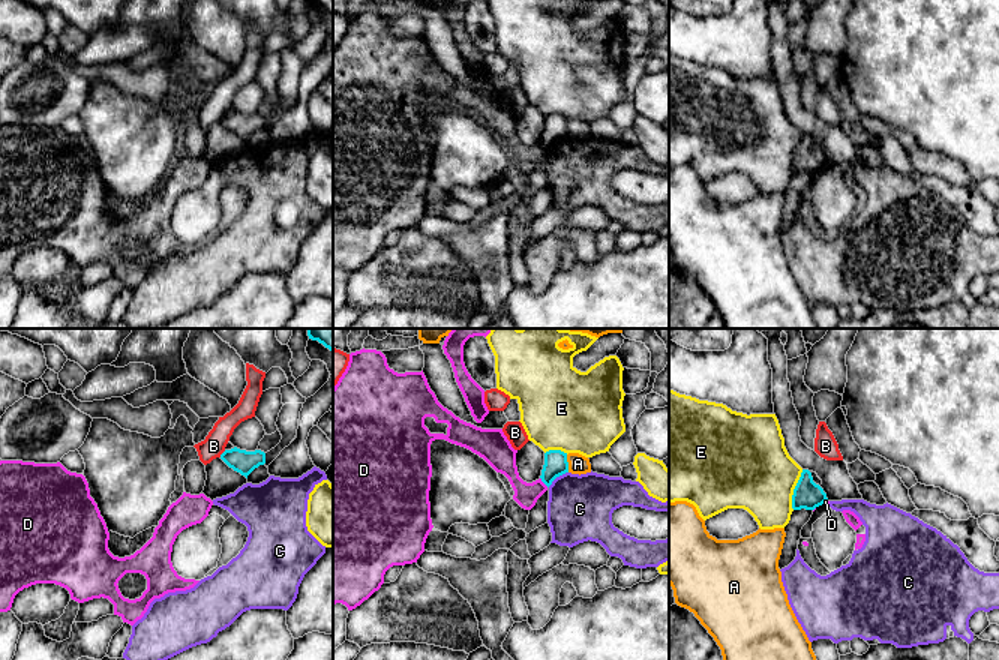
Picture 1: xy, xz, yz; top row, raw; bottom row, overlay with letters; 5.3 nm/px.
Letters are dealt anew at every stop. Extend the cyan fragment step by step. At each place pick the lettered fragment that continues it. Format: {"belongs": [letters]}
{"belongs": []}

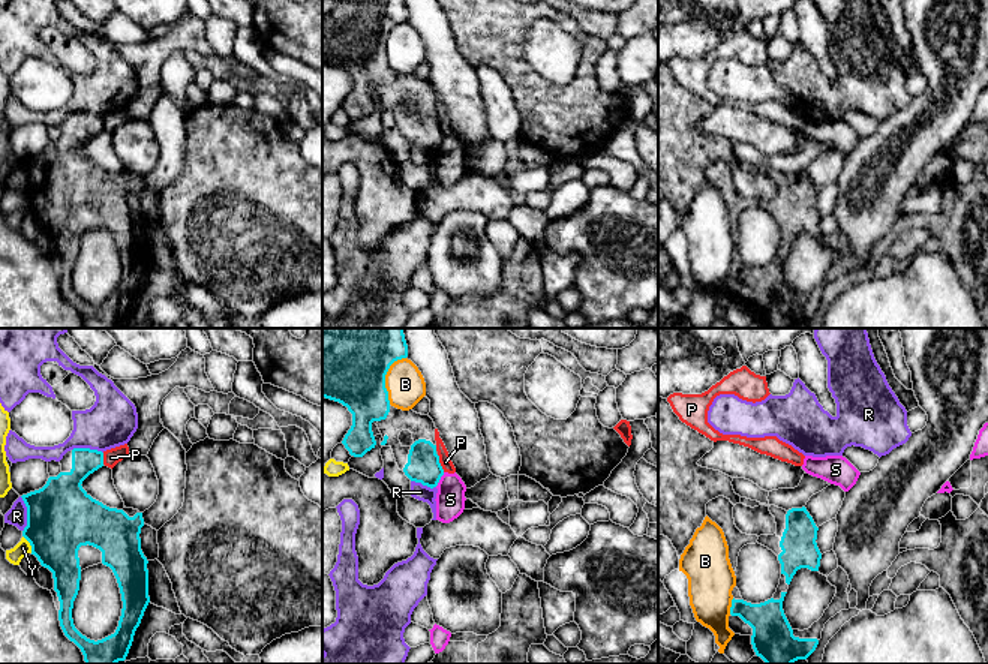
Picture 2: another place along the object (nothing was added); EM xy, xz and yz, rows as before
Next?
{"belongs": []}

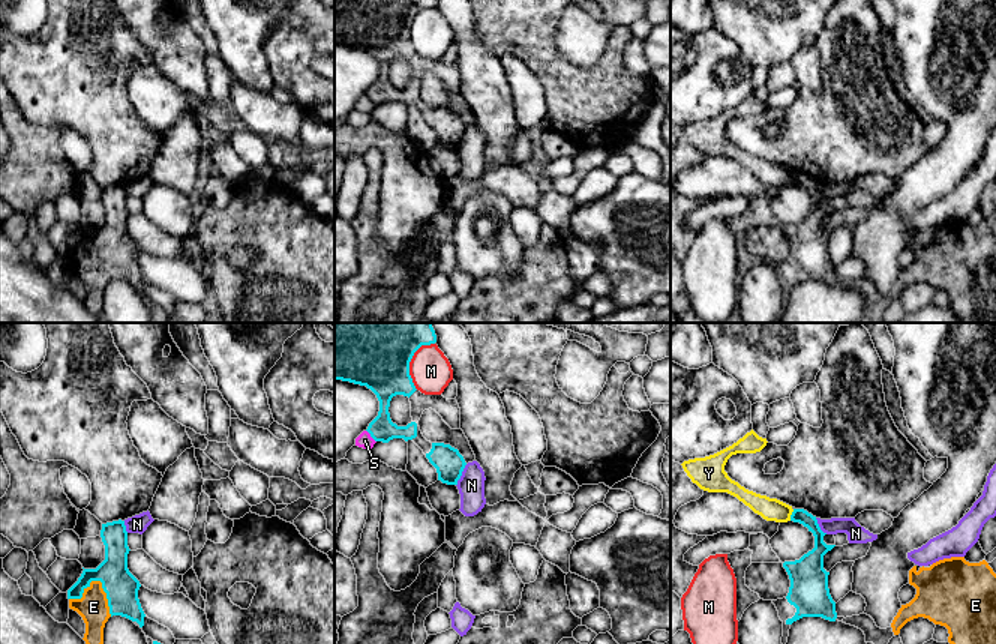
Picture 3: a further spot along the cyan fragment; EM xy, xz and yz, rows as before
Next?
{"belongs": ["E"]}

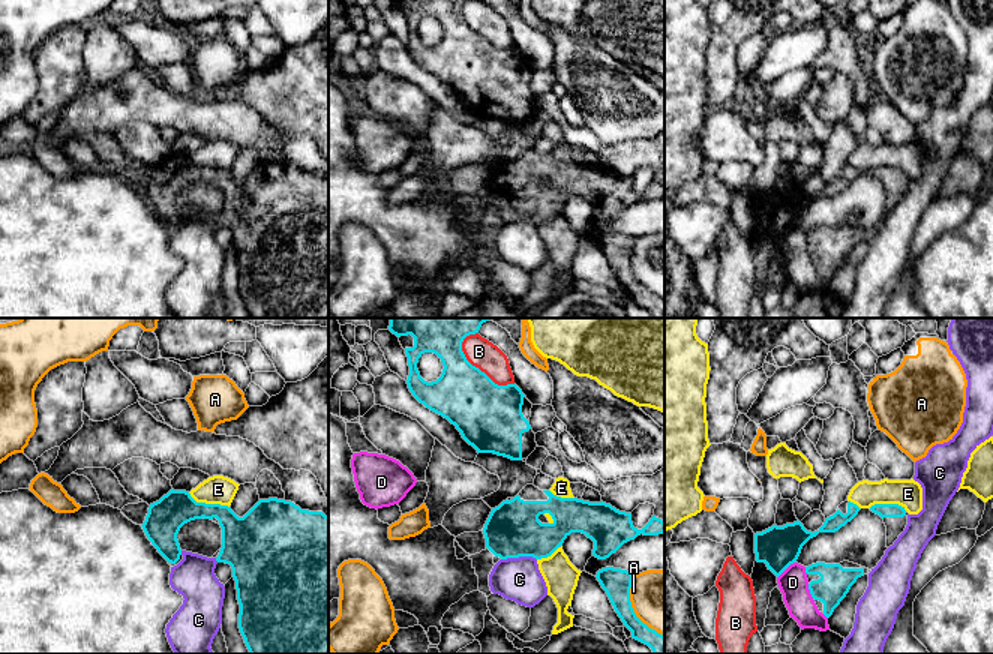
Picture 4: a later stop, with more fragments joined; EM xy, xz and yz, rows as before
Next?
{"belongs": []}

